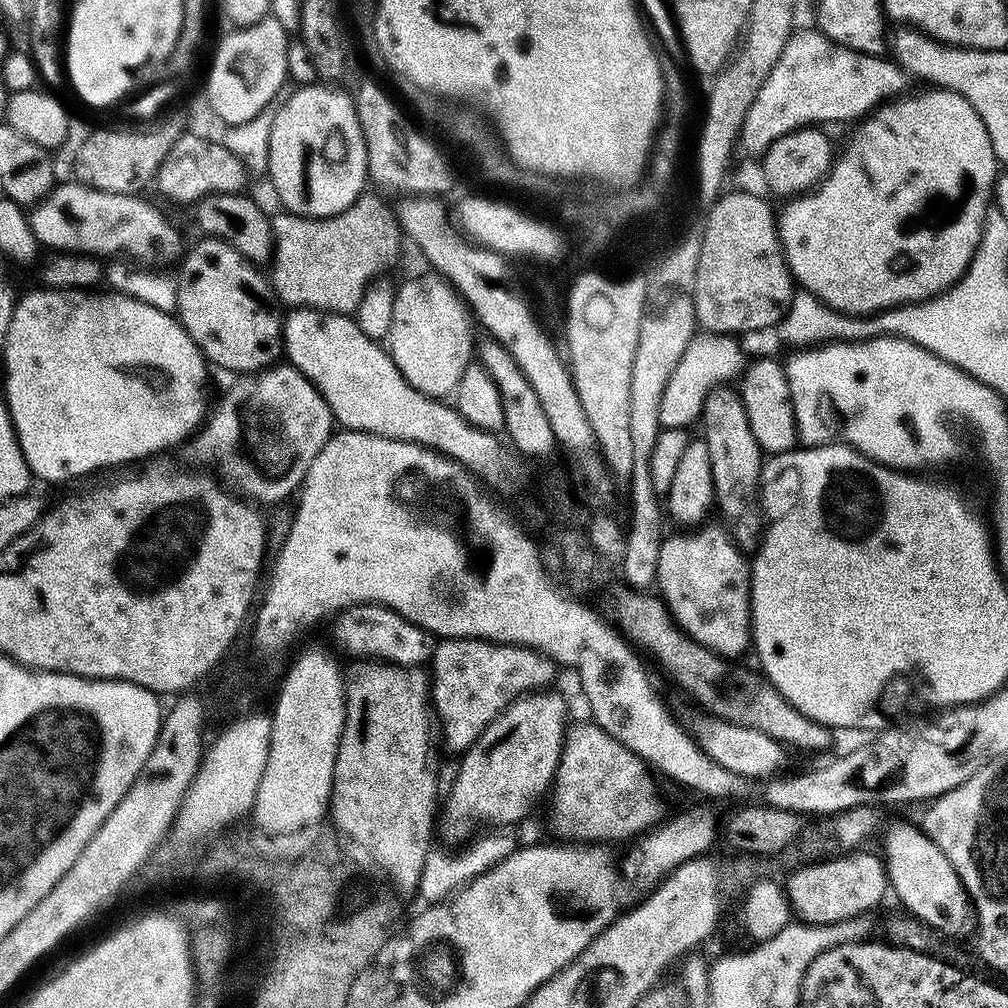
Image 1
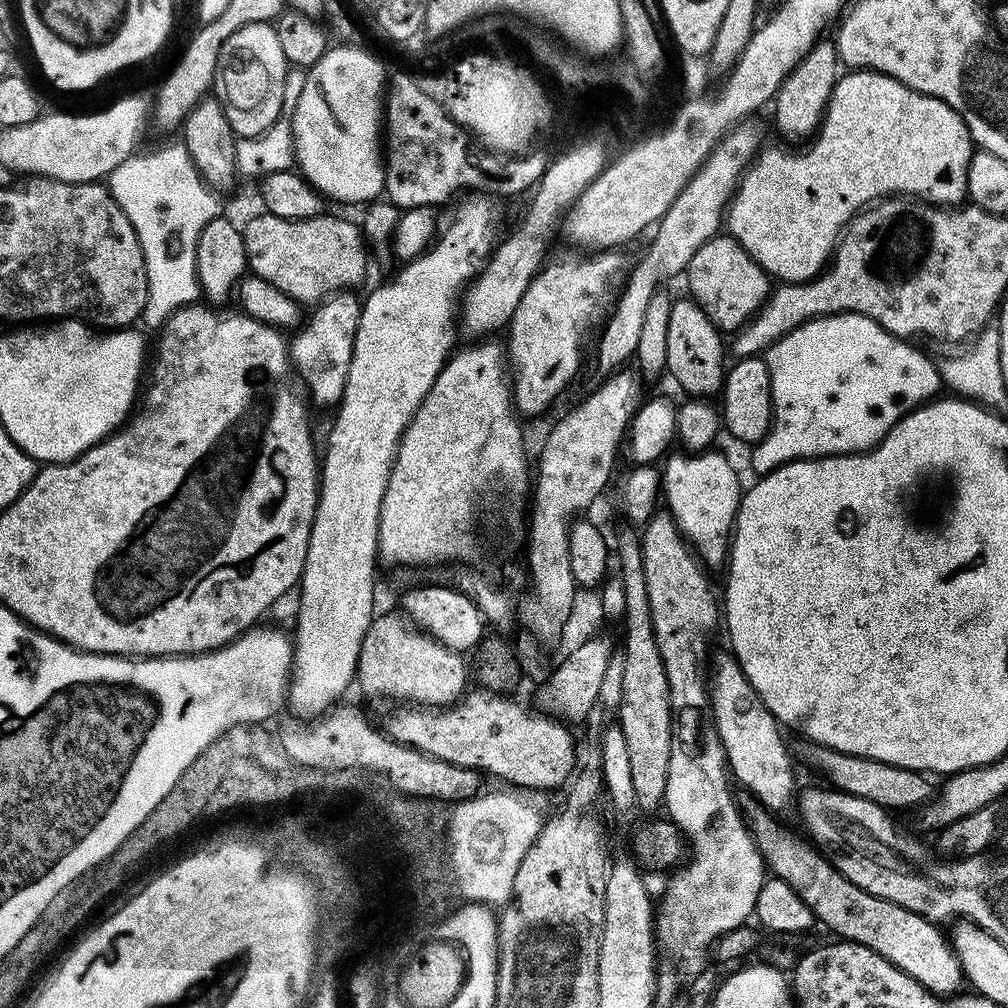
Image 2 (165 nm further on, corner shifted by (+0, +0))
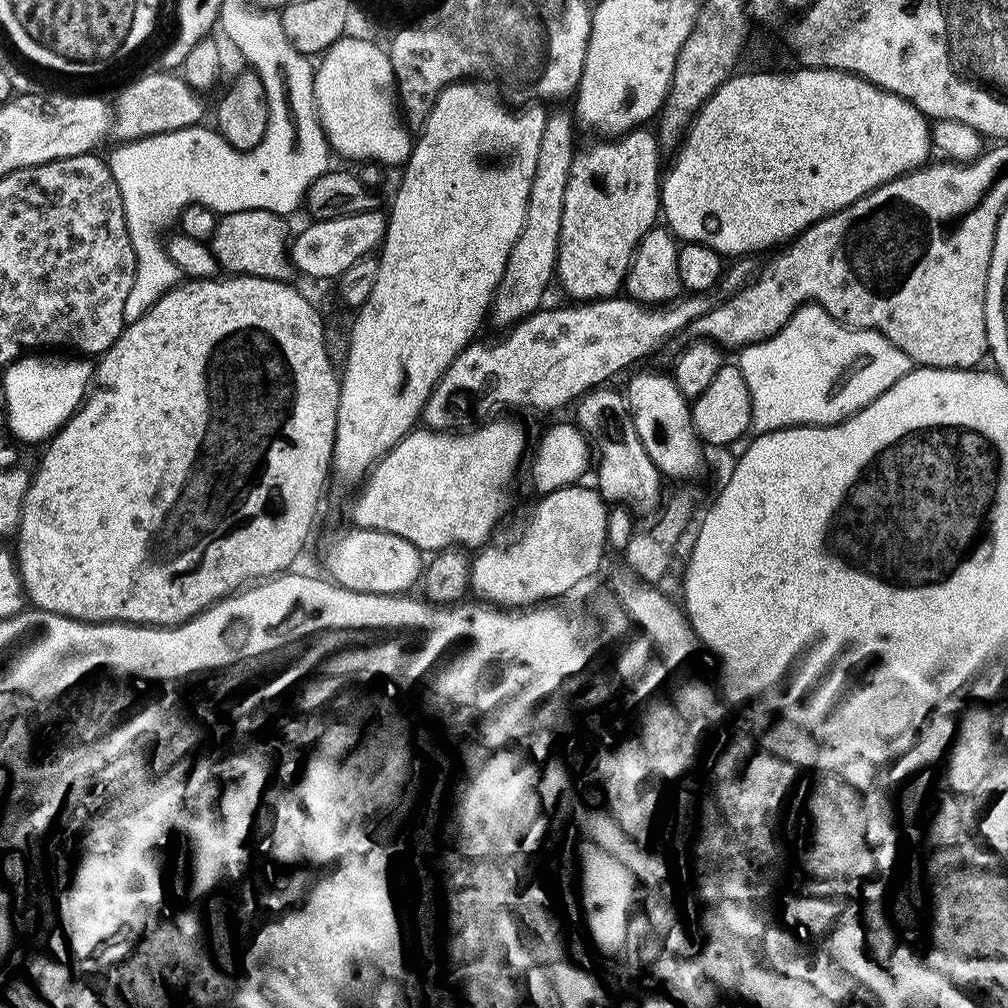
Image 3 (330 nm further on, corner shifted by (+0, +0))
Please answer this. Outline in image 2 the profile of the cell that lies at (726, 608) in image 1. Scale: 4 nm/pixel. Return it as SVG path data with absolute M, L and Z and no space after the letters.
M705 450L684 456L672 456L663 461L662 467L662 496L668 499L667 511L672 513L672 519L680 528L684 539L692 546L692 551L700 557L700 563L709 569L725 567L730 551L730 537L736 523L736 511L740 509L740 476L736 468L717 450Z

